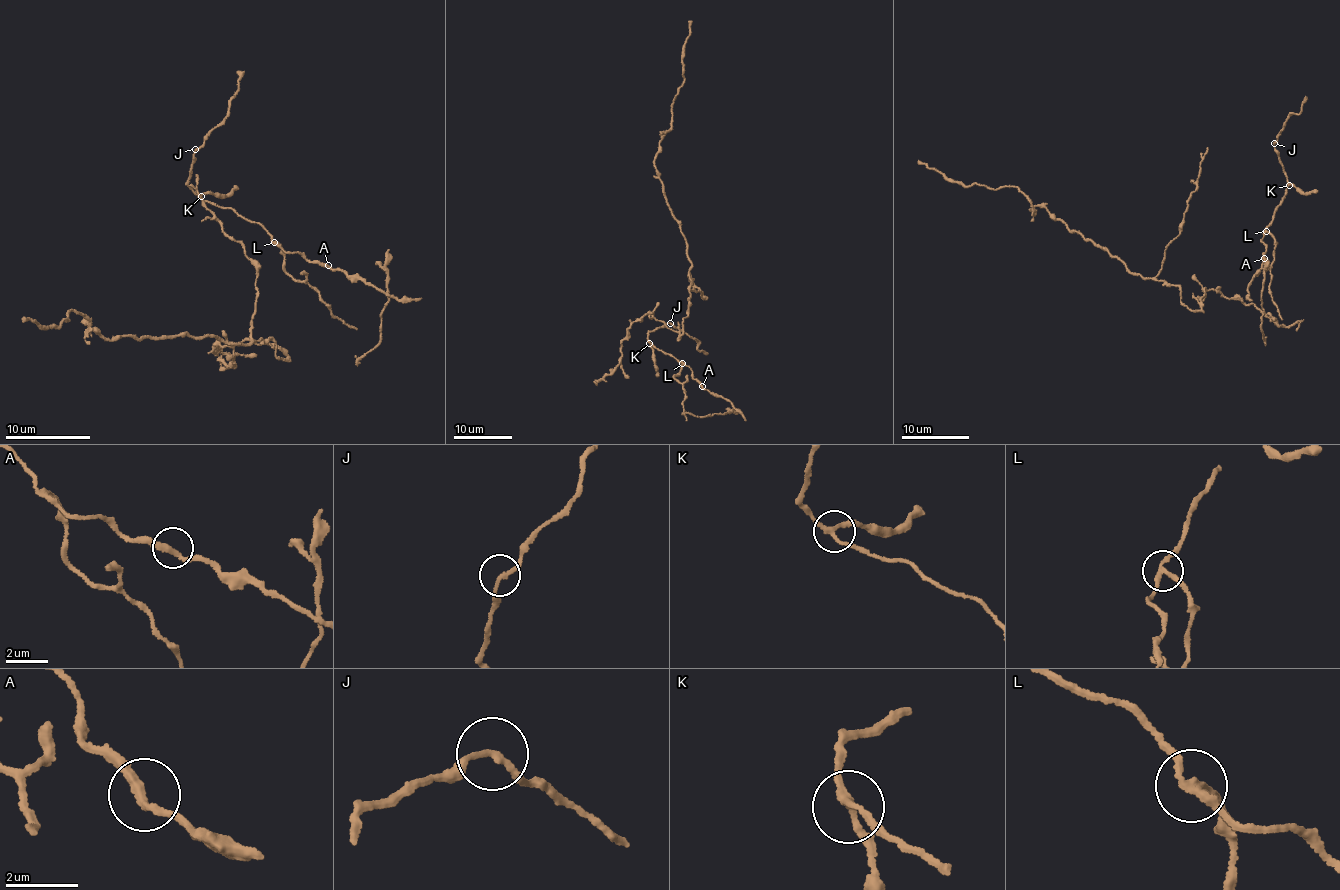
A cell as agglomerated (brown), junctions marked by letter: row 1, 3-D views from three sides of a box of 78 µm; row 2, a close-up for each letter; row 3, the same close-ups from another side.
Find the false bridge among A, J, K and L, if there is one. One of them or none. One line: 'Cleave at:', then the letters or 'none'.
Cleave at: L

